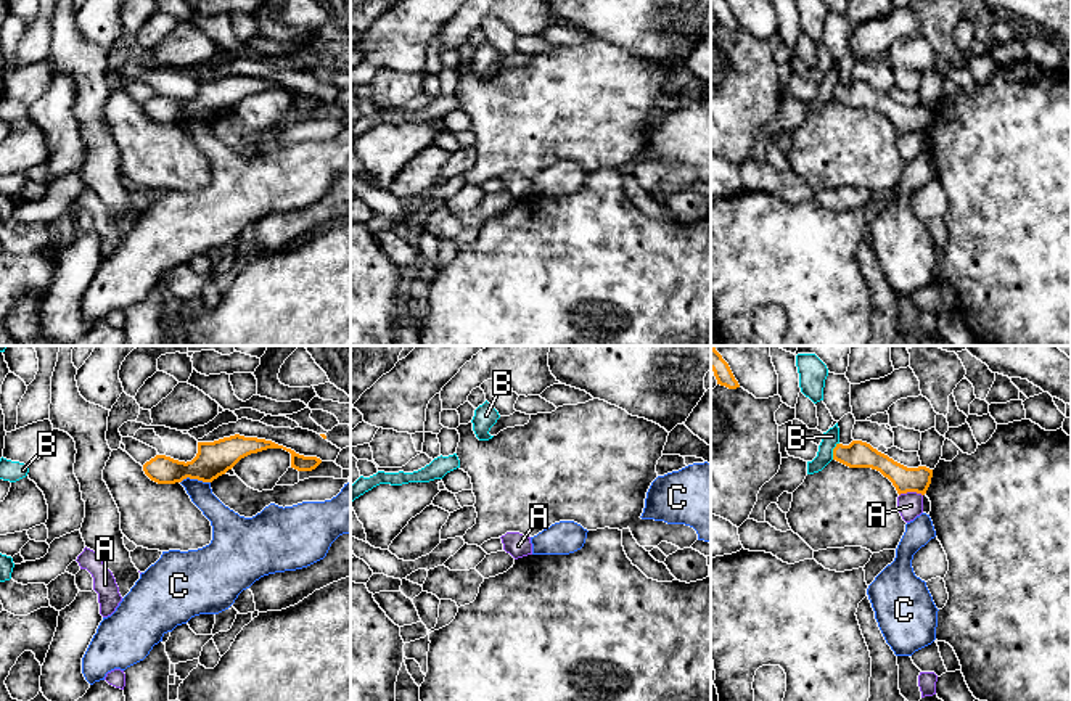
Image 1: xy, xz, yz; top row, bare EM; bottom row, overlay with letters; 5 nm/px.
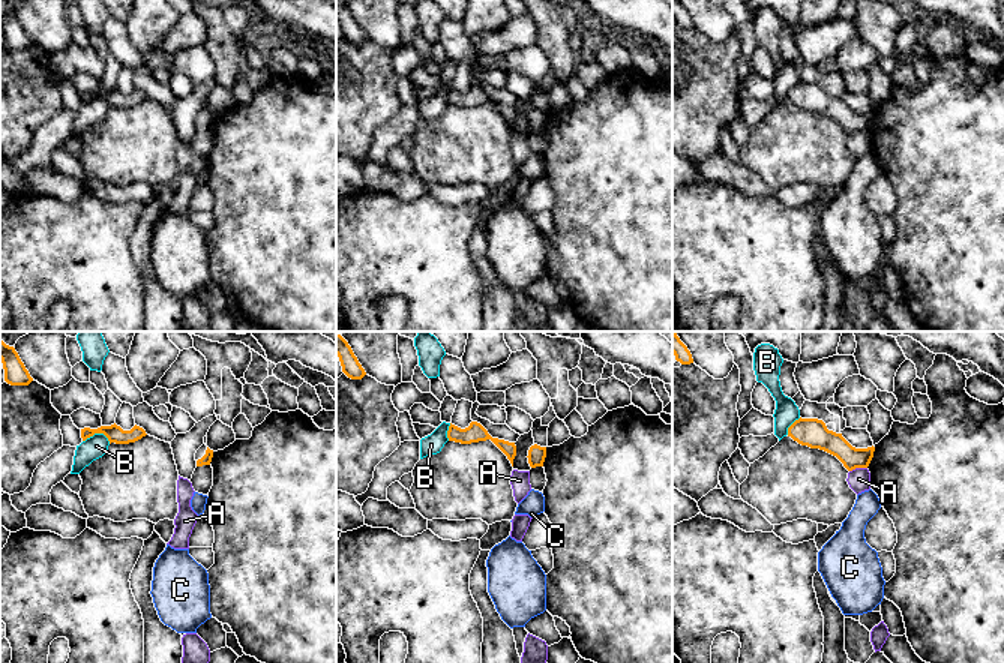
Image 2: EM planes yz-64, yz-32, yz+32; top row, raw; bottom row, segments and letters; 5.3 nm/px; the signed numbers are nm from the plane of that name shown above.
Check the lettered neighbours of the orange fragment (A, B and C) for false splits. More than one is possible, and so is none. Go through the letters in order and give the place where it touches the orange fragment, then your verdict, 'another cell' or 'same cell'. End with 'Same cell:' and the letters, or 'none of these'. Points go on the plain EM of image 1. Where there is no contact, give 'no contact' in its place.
A: contact yz (910, 131); another cell
B: contact yz (833, 90); another cell
C: contact xy (195, 118); another cell
Same cell: none of these

